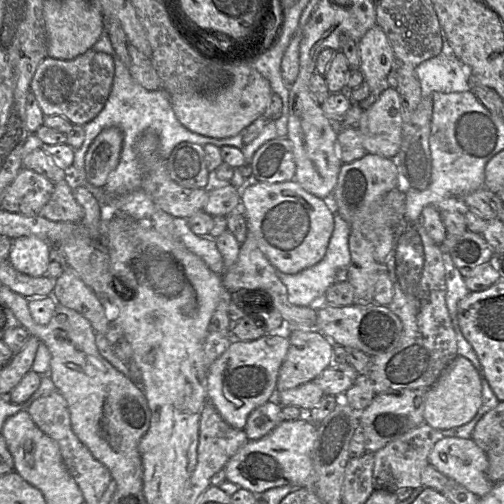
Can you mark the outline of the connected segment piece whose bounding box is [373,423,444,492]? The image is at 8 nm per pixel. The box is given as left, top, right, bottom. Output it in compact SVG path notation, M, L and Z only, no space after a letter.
M423 423L374 453L373 482L375 488L395 492L401 488L420 487L422 471L429 465L428 455L435 443L444 438L441 431L444 430L436 430L427 423Z

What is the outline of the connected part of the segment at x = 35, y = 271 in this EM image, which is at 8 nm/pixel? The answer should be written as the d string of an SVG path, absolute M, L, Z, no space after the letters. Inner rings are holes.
M35 236L12 239L8 261L23 274L32 277L45 276L50 247L47 241Z

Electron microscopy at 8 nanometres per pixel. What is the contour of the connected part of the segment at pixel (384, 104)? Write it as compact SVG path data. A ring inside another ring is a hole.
M394 88L383 90L377 100L363 110L357 130L366 153L385 158L397 155L402 141L402 106Z

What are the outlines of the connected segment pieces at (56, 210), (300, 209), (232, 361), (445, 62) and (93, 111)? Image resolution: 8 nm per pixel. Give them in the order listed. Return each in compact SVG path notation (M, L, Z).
M64 180L55 183L49 201L40 210L39 216L54 222L79 223L82 208L72 195L72 189Z
M296 181L273 184L258 182L248 187L241 195L241 209L246 218L248 232L255 237L261 252L278 271L296 274L324 258L334 230L336 209L328 200L307 192Z
M265 335L253 341L233 340L207 372L207 400L231 427L244 430L249 414L276 392L279 369L287 355L289 340Z
M444 33L442 45L440 54L415 67L421 86L421 97L431 96L433 92L471 91L470 67L458 60Z
M93 49L72 60L45 57L32 77L30 91L44 116L64 116L72 124L84 126L103 109L111 92L114 72L113 58Z

